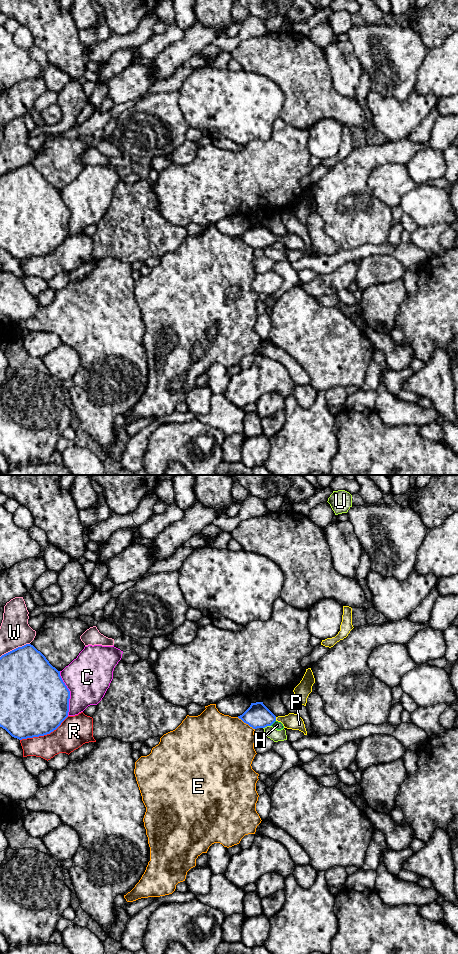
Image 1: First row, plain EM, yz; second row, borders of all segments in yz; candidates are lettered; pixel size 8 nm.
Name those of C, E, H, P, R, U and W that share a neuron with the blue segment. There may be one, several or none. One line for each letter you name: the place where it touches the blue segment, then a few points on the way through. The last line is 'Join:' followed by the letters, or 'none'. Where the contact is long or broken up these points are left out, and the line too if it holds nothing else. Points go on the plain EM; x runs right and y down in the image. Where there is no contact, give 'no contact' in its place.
P: meets blue in yz at (275, 239); runs through yz (257, 235), (275, 239), (292, 241)
Join: P

